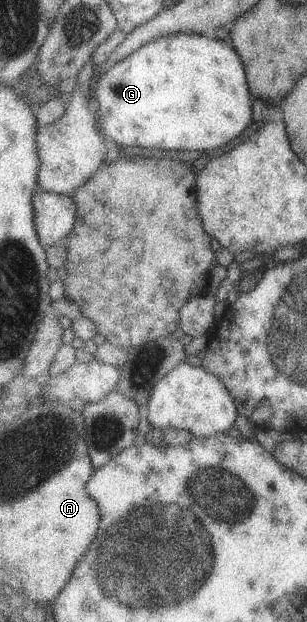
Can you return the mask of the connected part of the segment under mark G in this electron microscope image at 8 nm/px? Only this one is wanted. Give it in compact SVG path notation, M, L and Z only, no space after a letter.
M178 33L171 34L161 39L148 43L145 47L138 49L137 53L130 55L126 60L123 60L119 65L114 67L103 79L98 81L96 99L100 103L100 108L96 111L98 117L98 126L102 131L107 141L116 142L120 147L138 147L145 152L158 154L160 151L198 151L204 154L209 153L217 155L224 152L226 147L232 145L242 139L254 124L254 97L253 90L250 86L249 74L247 73L247 66L242 58L242 55L237 51L232 41L221 41L215 39L210 34L196 34L196 33Z

